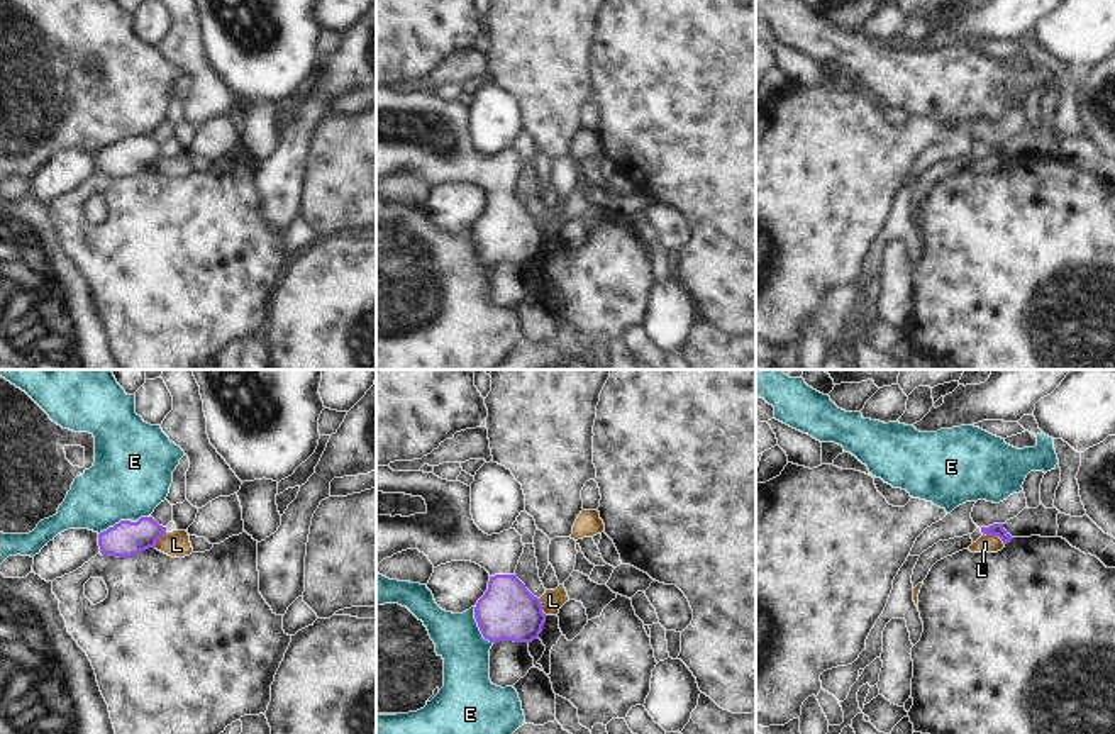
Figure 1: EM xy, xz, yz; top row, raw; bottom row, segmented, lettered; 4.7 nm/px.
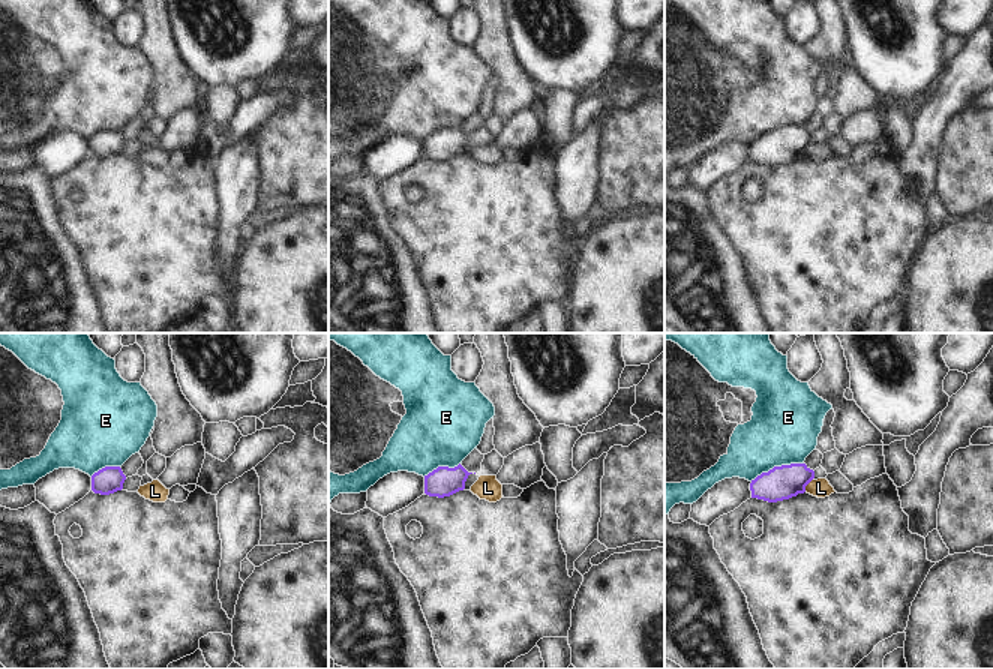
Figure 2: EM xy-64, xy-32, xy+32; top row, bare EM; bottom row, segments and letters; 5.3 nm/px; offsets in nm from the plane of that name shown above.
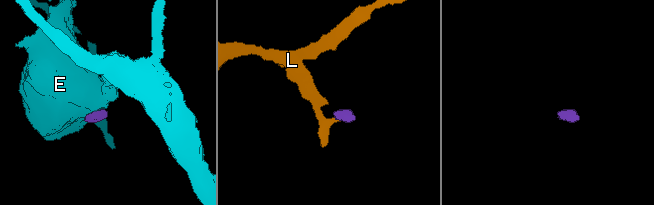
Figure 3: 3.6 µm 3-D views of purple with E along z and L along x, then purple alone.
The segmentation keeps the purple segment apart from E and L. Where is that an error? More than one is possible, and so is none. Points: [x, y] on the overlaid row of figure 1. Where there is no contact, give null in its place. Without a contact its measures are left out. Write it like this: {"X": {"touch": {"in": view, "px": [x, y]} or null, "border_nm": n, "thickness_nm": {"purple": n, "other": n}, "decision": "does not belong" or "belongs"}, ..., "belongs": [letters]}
{"E": {"touch": {"in": "xy", "px": [124, 521]}, "border_nm": 260, "thickness_nm": {"purple": 170, "other": 380}, "decision": "does not belong"}, "L": {"touch": {"in": "yz", "px": [995, 534]}, "border_nm": 120, "thickness_nm": {"purple": 60, "other": 80}, "decision": "does not belong"}, "belongs": []}

